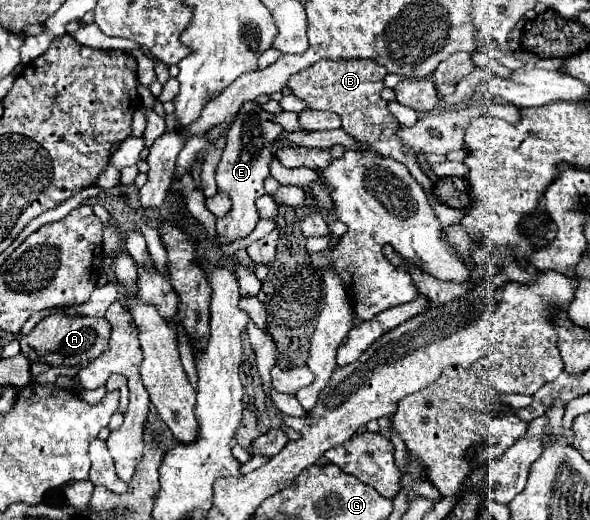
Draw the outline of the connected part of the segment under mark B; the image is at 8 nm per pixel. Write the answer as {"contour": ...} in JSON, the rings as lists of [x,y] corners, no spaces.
{"contour":[[[320,59],[312,67],[292,75],[288,79],[288,87],[296,97],[300,97],[308,105],[308,109],[338,113],[342,119],[342,129],[352,139],[356,139],[358,151],[374,151],[378,155],[392,157],[404,163],[412,173],[412,177],[426,191],[428,203],[434,215],[438,217],[442,229],[448,229],[462,221],[464,211],[448,207],[446,203],[438,201],[438,197],[434,195],[434,181],[420,169],[418,155],[408,145],[404,145],[402,139],[396,135],[400,123],[388,111],[388,103],[380,97],[380,91],[384,89],[384,77],[386,77],[386,69],[380,67],[378,63],[372,63],[372,59]]]}

